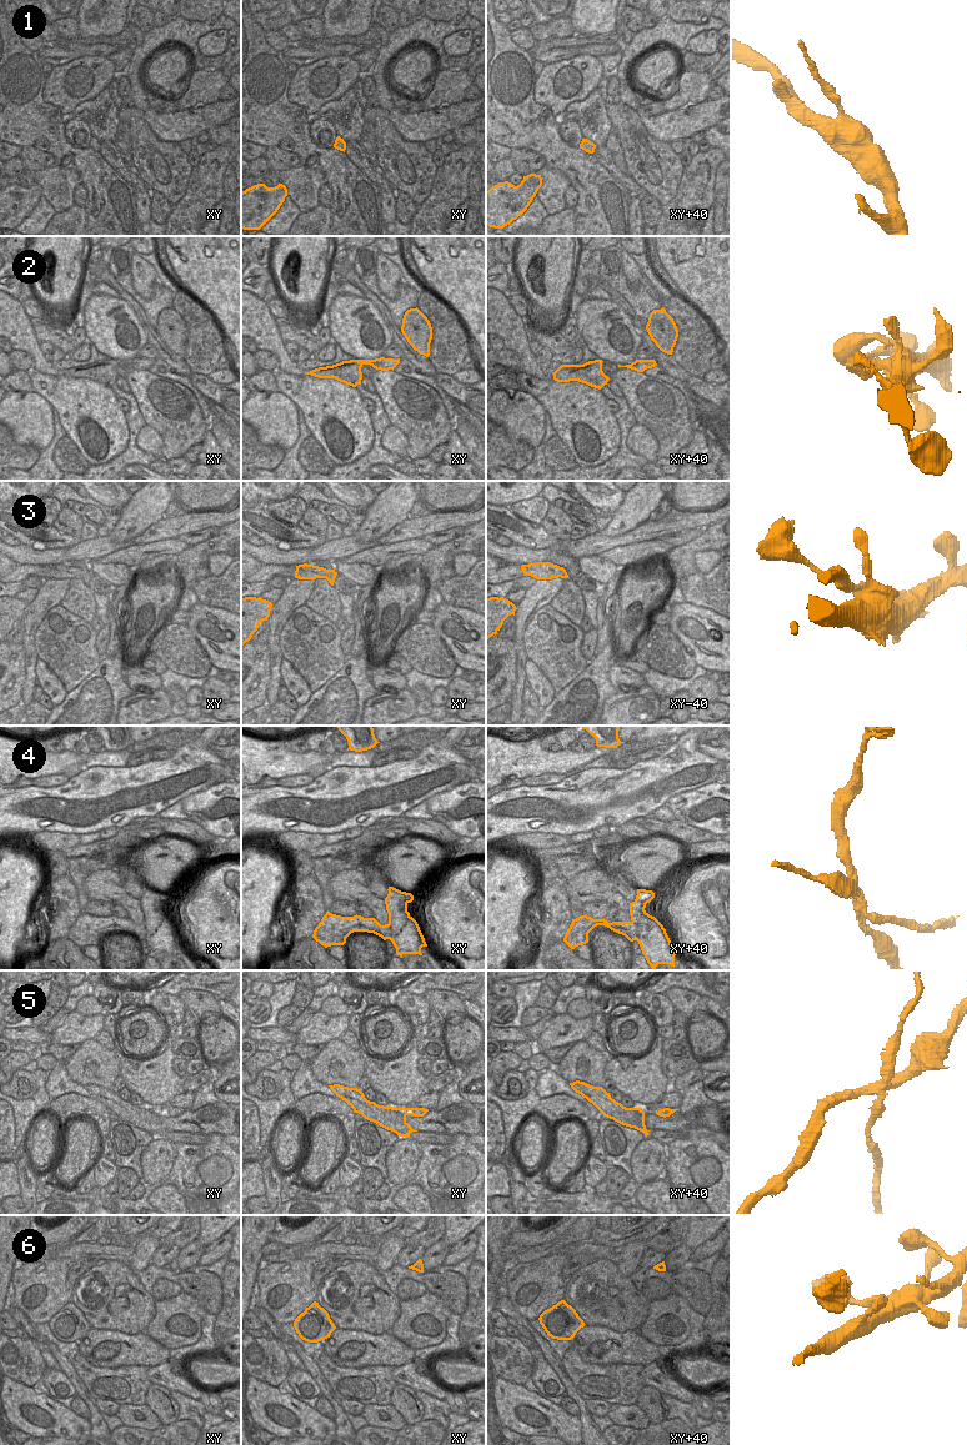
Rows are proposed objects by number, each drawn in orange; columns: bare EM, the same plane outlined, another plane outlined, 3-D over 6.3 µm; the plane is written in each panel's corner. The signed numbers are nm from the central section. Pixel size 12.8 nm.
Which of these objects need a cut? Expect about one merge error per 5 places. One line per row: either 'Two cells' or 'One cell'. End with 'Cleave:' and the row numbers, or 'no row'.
1: One cell
2: Two cells
3: Two cells
4: Two cells
5: Two cells
6: Two cells
Cleave: 2, 3, 4, 5, 6.

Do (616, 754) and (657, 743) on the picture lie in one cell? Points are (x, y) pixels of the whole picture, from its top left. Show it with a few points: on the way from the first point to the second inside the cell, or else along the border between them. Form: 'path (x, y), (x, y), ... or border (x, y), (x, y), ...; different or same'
path (626, 748), (647, 744); same

